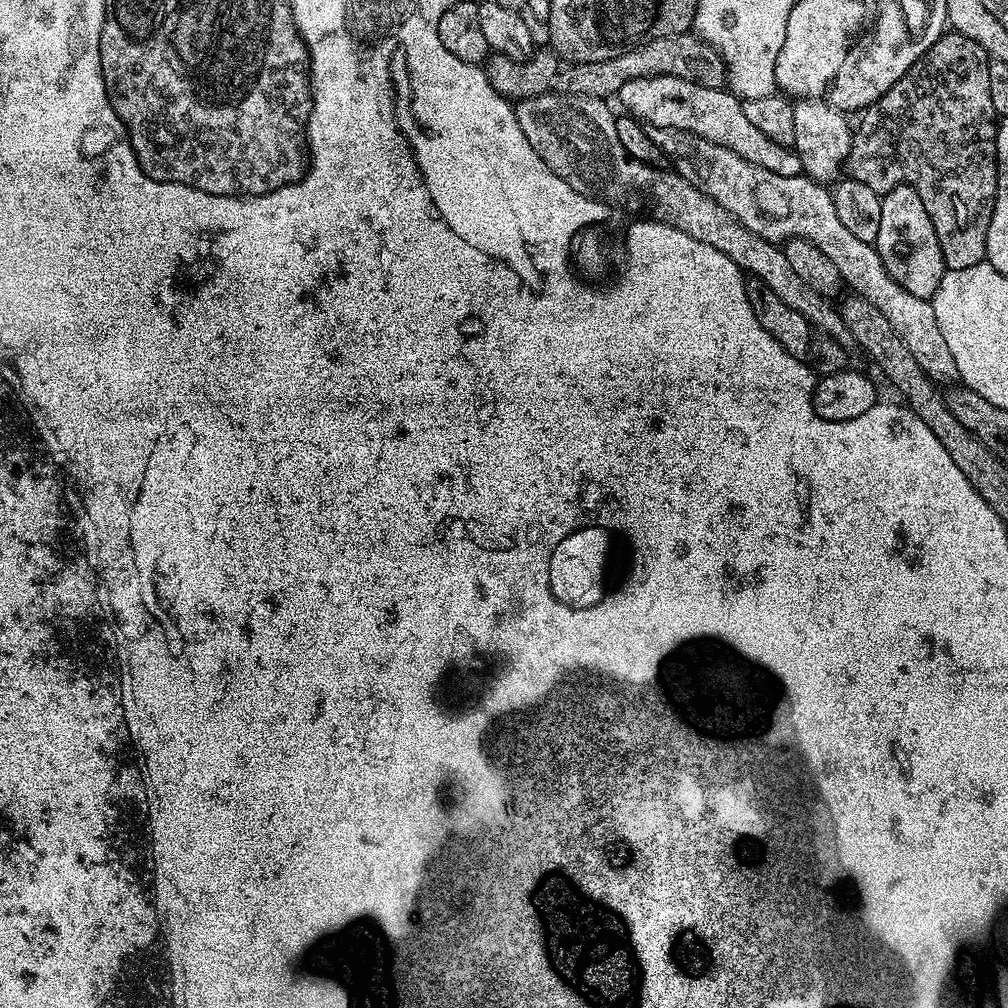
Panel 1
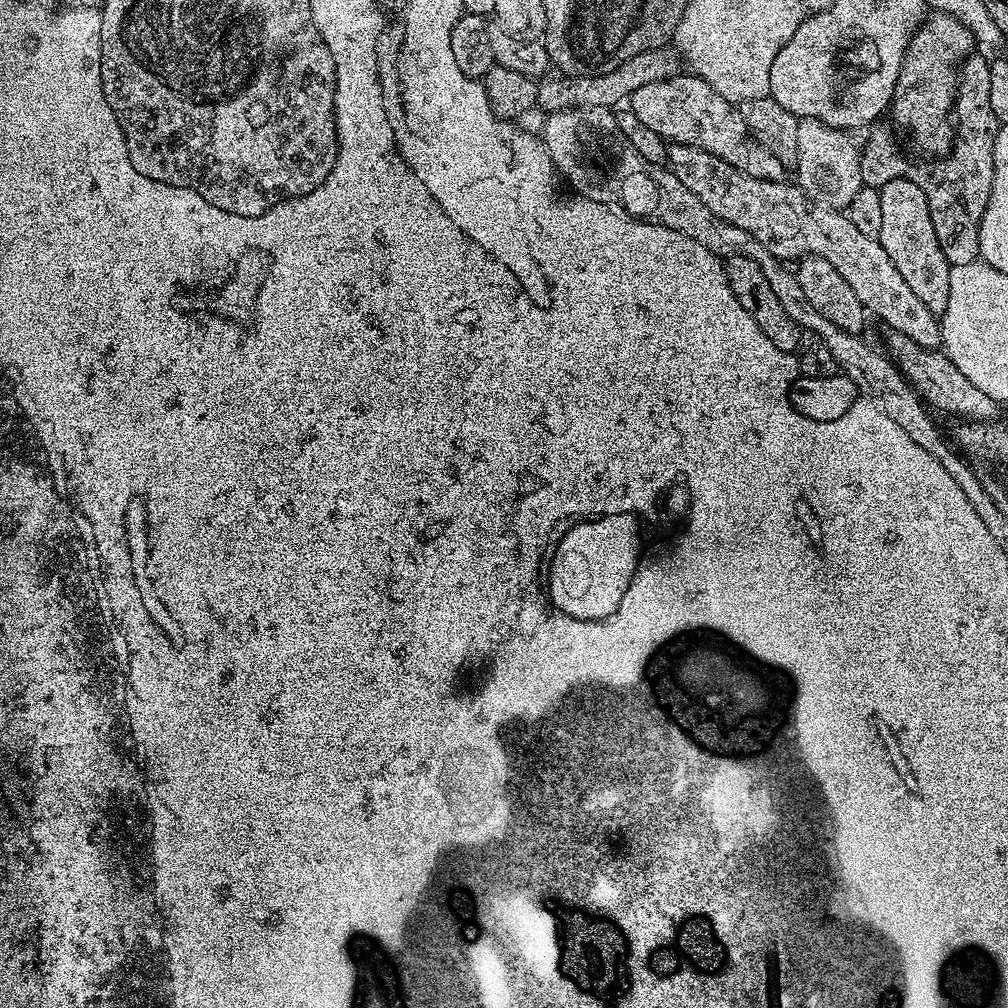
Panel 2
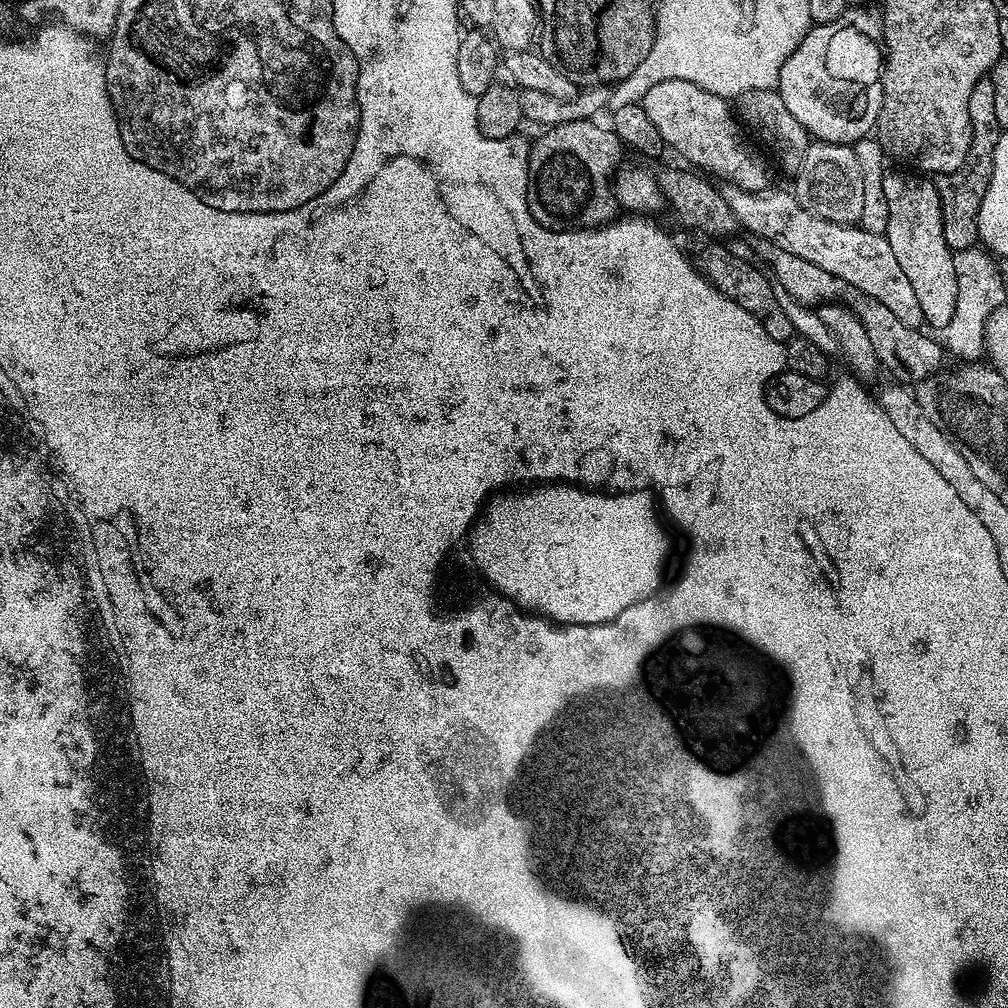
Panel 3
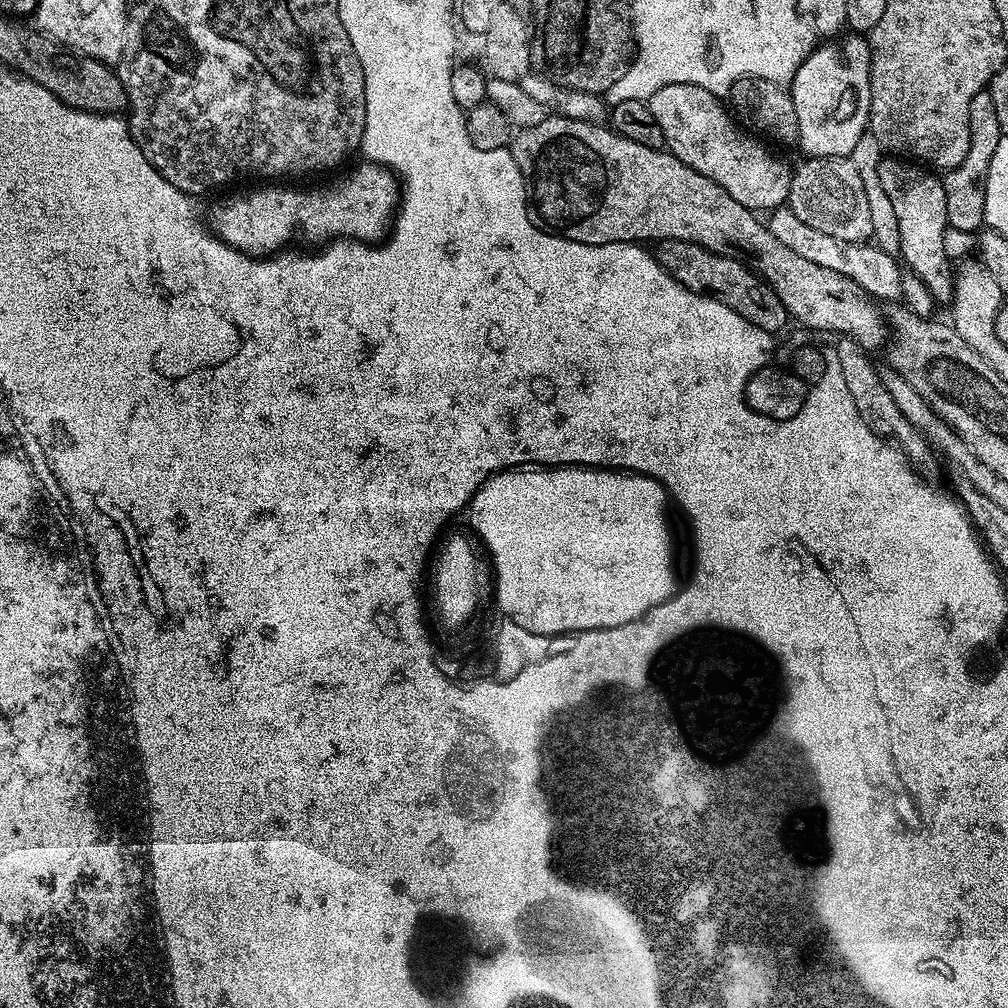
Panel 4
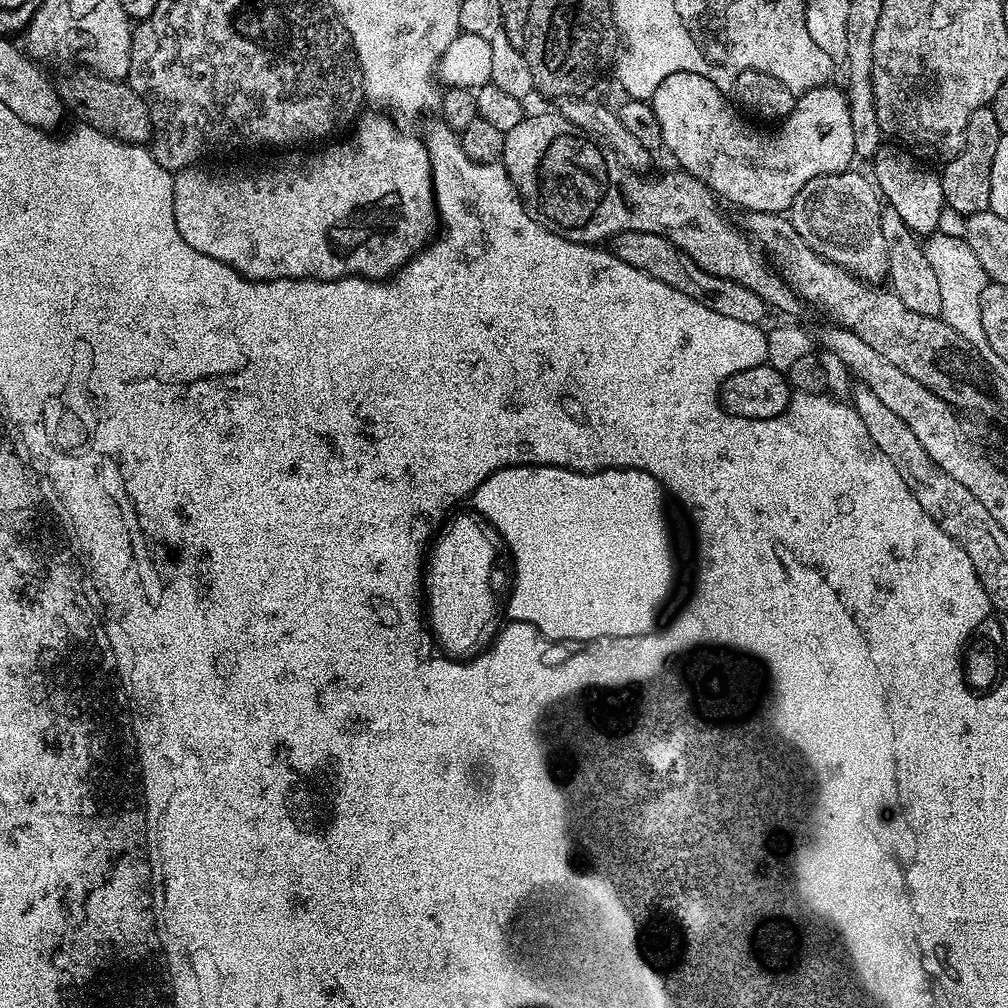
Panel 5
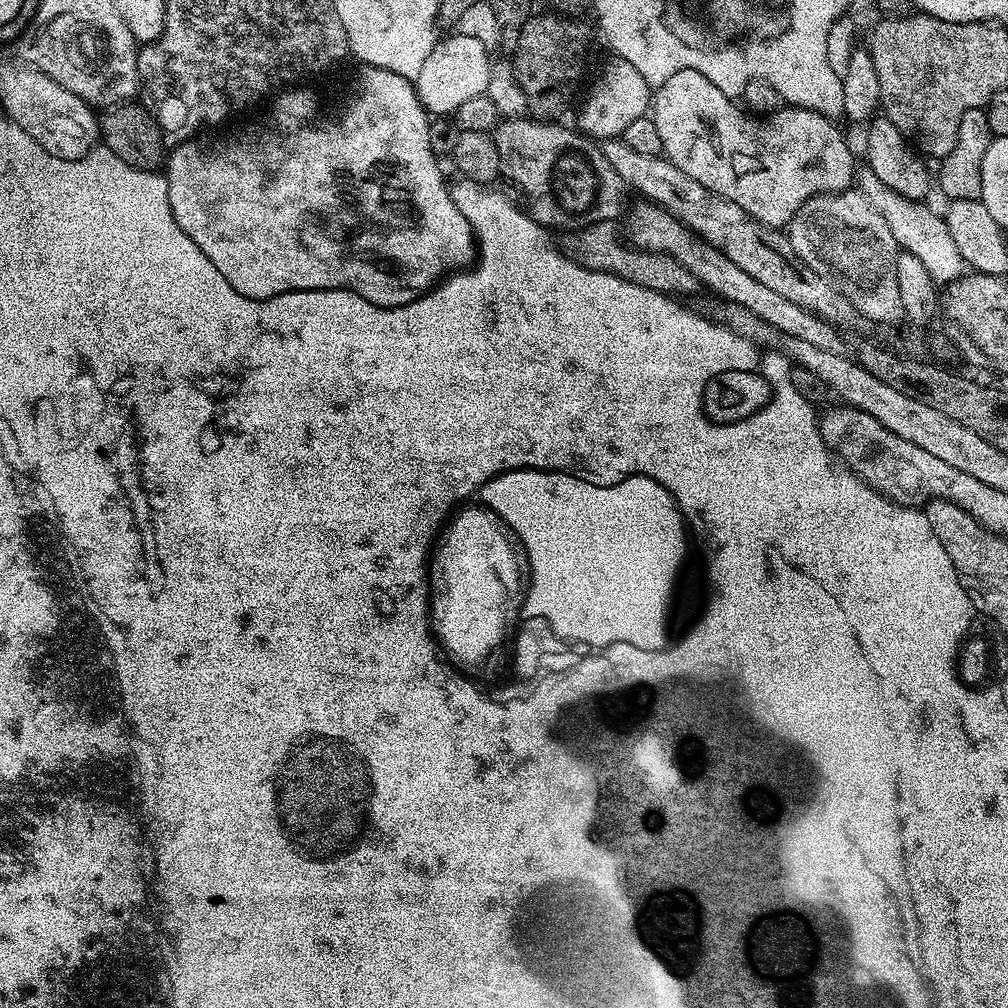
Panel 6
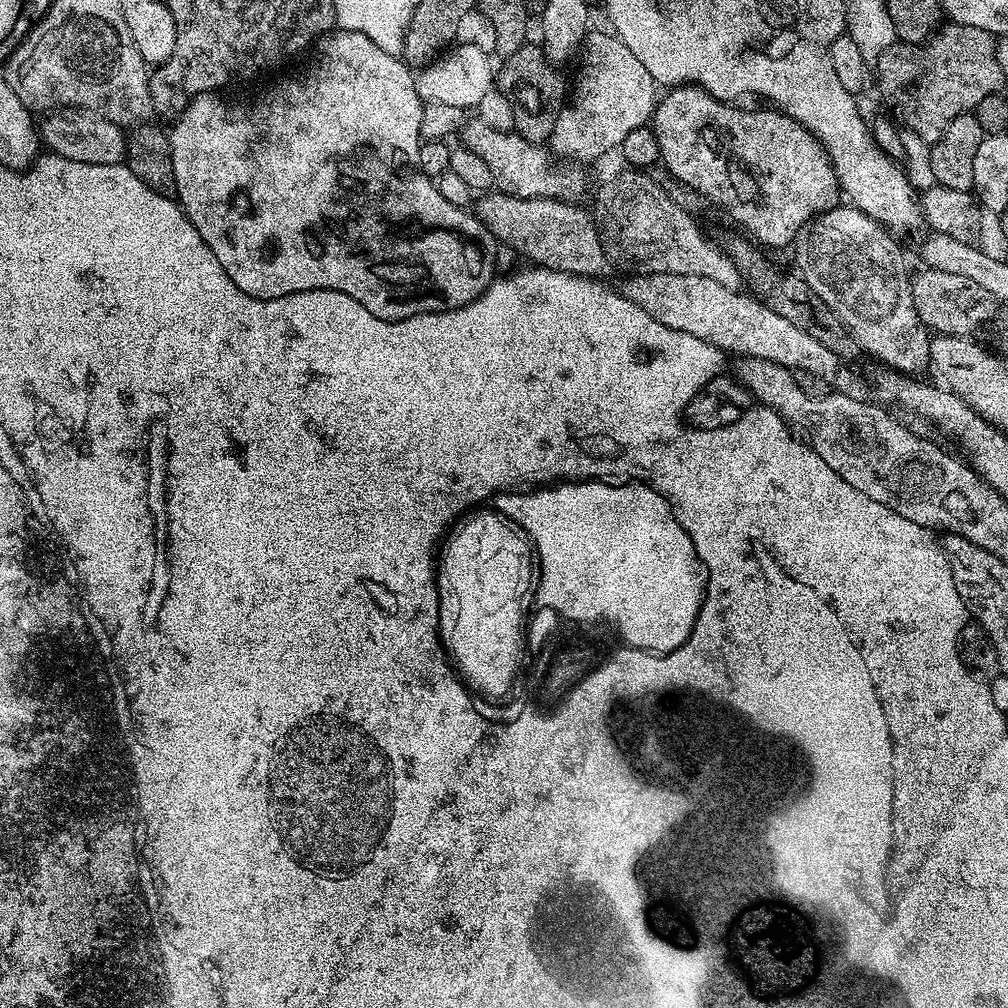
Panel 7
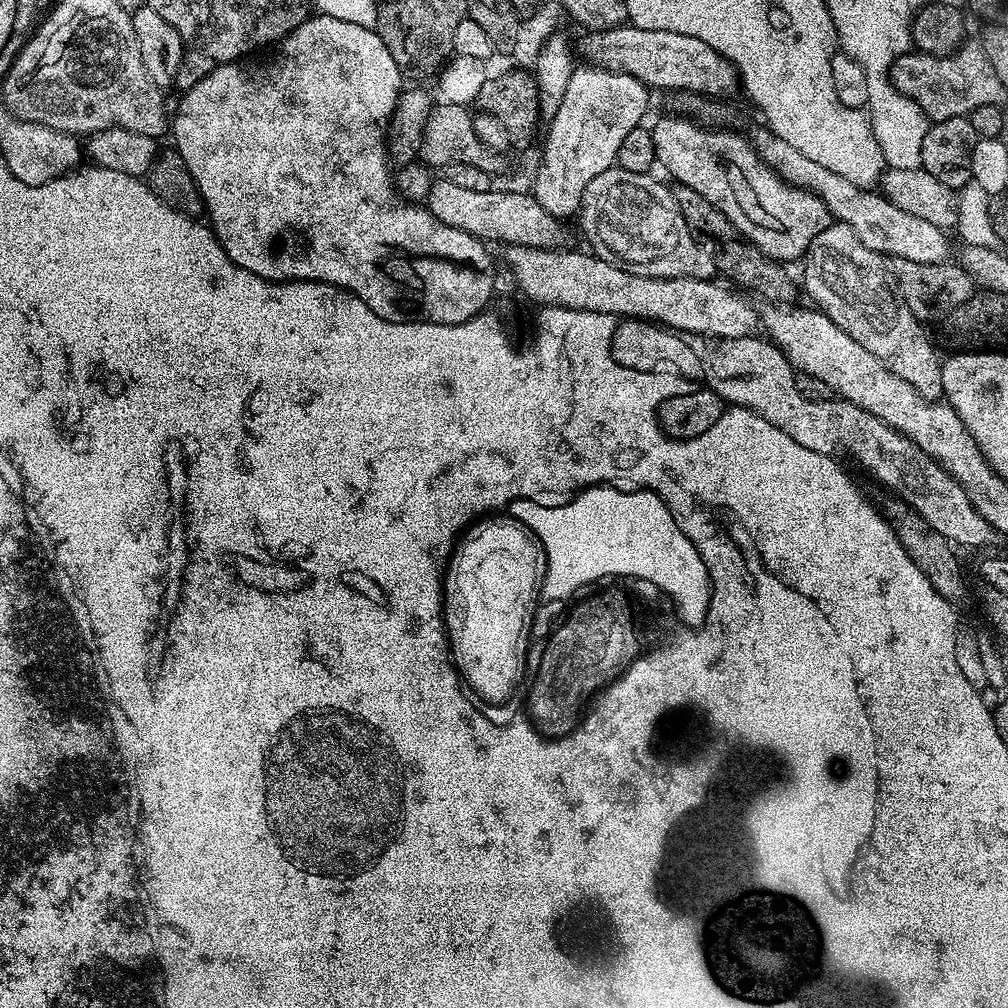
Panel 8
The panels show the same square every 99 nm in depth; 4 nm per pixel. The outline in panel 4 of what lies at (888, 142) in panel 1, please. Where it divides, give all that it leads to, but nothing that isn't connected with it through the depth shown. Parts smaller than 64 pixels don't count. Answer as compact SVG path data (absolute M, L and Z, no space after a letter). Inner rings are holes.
M985 90L974 94L974 102L970 102L970 150L966 158L956 168L949 168L943 173L942 186L946 190L946 218L949 228L962 230L963 232L979 233L984 228L984 215L986 214L986 178L990 174L990 161L994 158L994 149L1000 141L998 130L998 117L996 115L994 101Z

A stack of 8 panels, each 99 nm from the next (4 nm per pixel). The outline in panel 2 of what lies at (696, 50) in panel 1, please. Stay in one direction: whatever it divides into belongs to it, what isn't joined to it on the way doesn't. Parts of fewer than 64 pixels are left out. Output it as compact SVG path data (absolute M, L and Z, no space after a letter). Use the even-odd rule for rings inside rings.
M663 47L642 51L606 74L576 76L562 74L548 82L543 81L536 95L537 107L543 109L542 112L546 114L582 106L602 106L611 109L617 107L616 104L622 100L627 101L639 87L646 86L649 82L668 80L677 75L681 66L679 55L673 49Z

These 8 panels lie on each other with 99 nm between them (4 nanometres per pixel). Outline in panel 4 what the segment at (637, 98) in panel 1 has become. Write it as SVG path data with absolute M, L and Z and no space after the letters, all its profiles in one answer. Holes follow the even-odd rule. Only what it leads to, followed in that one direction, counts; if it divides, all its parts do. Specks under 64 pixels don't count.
M695 82L662 86L647 103L650 114L662 126L667 151L698 170L698 174L706 174L718 182L734 202L742 202L742 206L753 210L775 210L787 201L789 169L784 169L755 135L747 136L728 117L725 101L709 88Z

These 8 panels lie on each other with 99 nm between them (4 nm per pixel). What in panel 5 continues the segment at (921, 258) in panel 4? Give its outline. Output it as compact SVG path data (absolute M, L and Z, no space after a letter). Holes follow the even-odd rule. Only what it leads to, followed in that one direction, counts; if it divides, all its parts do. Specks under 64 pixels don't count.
M882 146L871 161L876 171L874 184L887 207L898 210L902 222L917 234L931 234L940 227L940 215L946 207L940 177L931 172L917 157L900 146Z

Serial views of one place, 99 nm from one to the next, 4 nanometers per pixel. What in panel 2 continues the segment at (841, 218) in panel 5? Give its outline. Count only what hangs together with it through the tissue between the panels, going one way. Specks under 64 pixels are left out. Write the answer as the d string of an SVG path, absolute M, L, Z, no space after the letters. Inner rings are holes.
M798 119L798 162L795 183L809 200L824 208L846 210L854 202L854 194L865 187L860 173L860 148L842 128L826 126L826 122Z

